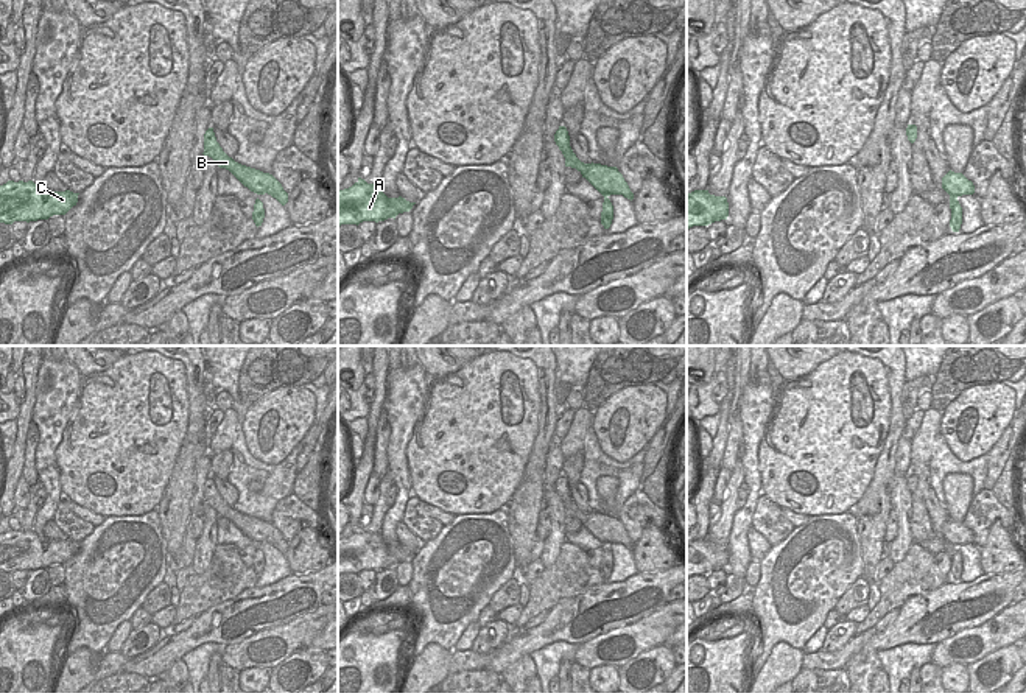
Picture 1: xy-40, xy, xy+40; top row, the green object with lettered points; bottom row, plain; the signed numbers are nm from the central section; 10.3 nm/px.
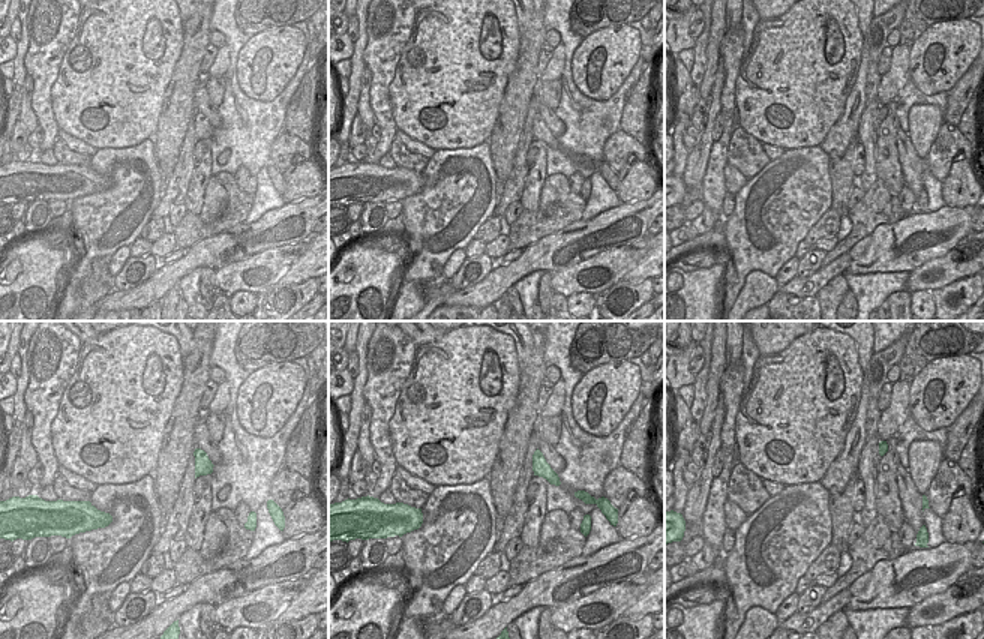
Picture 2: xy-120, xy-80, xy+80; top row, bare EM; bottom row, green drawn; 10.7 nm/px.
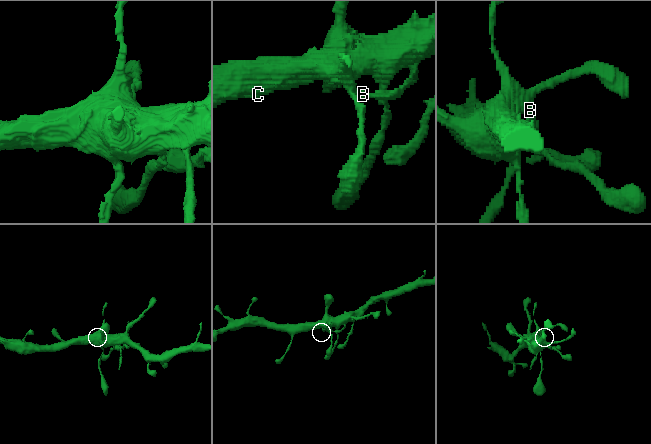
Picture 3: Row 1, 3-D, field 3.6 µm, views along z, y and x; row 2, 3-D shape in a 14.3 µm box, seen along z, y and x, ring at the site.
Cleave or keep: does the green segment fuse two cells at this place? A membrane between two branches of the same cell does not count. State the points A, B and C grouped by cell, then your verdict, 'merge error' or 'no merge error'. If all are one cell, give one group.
A B C; no merge error

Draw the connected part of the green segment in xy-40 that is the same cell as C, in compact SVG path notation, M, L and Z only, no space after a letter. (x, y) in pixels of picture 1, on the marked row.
M8 181L0 185L0 223L48 220L65 215L78 202L78 195L70 190L48 192L33 181Z

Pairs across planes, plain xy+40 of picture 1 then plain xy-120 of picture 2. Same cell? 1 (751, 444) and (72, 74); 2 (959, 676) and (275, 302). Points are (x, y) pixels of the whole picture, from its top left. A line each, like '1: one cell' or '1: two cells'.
1: two cells
2: two cells

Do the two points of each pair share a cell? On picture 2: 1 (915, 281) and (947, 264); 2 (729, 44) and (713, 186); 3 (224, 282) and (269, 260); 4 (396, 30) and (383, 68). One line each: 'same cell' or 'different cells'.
1: same cell
2: same cell
3: same cell
4: same cell

